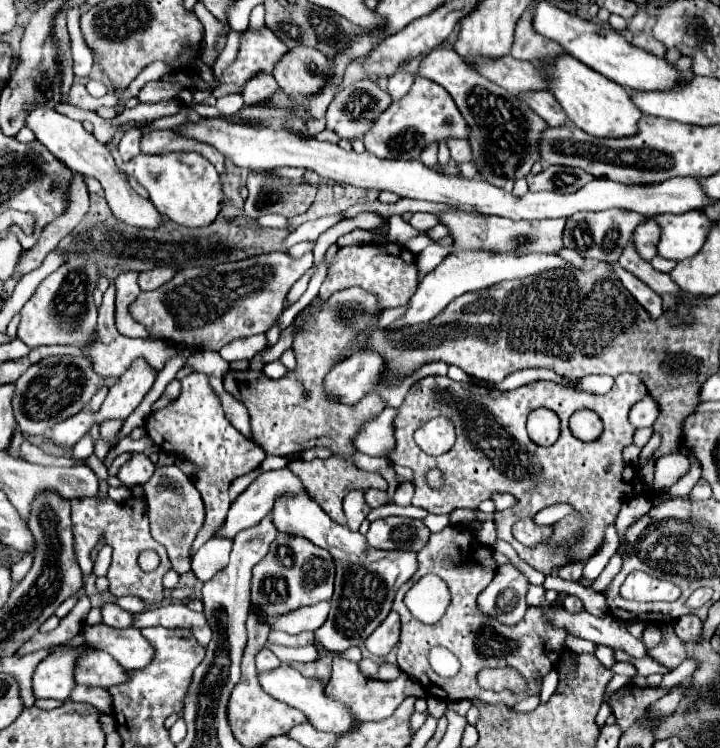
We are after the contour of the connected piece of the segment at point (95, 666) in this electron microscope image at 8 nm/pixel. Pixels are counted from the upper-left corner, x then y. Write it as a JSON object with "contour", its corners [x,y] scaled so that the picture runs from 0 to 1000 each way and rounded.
{"contour":[[[115,868],[107,878],[104,910],[126,918],[151,918],[165,916],[176,905],[174,894],[146,870],[138,868]]]}

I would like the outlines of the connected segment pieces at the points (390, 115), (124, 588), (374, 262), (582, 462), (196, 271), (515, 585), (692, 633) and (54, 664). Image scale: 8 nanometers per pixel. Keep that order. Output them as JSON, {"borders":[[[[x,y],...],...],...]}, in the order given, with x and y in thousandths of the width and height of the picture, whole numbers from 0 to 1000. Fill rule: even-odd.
{"borders":[[[[576,103],[574,119],[554,135],[524,156],[524,167],[504,183],[507,199],[532,213],[579,213],[590,197],[599,191],[618,191],[624,186],[651,189],[654,172],[646,164],[640,148],[635,146],[629,130],[607,111]]],[[[138,664],[107,667],[107,670],[99,670],[99,697],[101,697],[101,718],[104,718],[104,742],[107,742],[107,750],[110,750],[118,769],[129,763],[129,750],[124,747],[124,739],[132,731],[135,721],[143,715],[149,721],[149,729],[157,731],[157,753],[149,766],[151,790],[160,798],[171,798],[171,795],[196,798],[204,809],[226,803],[229,795],[226,795],[224,774],[226,774],[229,763],[238,761],[238,755],[235,755],[235,745],[232,745],[229,731],[221,729],[207,713],[201,667],[185,664],[174,672],[160,672],[151,664],[146,664],[146,667],[138,667]],[[199,734],[213,734],[224,745],[224,755],[213,766],[201,766],[190,755],[190,745]]],[[[513,325],[513,328],[474,330],[463,352],[457,354],[457,365],[446,381],[443,397],[451,402],[460,392],[471,386],[499,381],[526,397],[529,413],[563,408],[579,384],[579,354],[563,352],[563,338],[571,338],[571,336],[563,336],[563,330],[551,325]]],[[[875,499],[857,503],[851,520],[840,528],[796,523],[776,517],[768,509],[740,509],[715,523],[696,525],[688,517],[635,512],[624,504],[590,504],[574,515],[563,539],[554,544],[549,563],[551,600],[540,608],[540,614],[549,622],[560,622],[576,630],[574,675],[588,678],[596,686],[626,686],[635,678],[663,678],[671,667],[682,667],[682,662],[690,656],[715,662],[721,672],[710,680],[710,691],[701,691],[699,699],[690,699],[690,721],[704,723],[740,761],[763,769],[790,750],[815,750],[832,731],[838,707],[854,697],[854,686],[860,686],[863,672],[871,664],[926,656],[943,638],[957,630],[954,608],[932,606],[918,611],[913,616],[910,643],[901,648],[901,654],[896,654],[896,648],[890,648],[890,643],[882,638],[879,624],[865,619],[863,603],[879,592],[882,576],[882,571],[871,563],[871,552],[899,527],[892,509]],[[749,544],[760,544],[776,555],[779,582],[765,598],[749,598],[740,603],[740,590],[732,582],[729,563],[732,555]],[[804,547],[821,547],[838,560],[840,576],[835,587],[810,592],[793,582],[790,557]],[[610,555],[618,555],[629,563],[635,590],[618,608],[601,611],[588,604],[574,590],[574,576]],[[599,624],[610,624],[618,632],[618,648],[610,656],[596,654],[590,646],[590,632]],[[768,672],[790,672],[799,678],[801,689],[796,689],[796,694],[776,697],[760,729],[732,734],[713,718],[710,705],[715,702],[715,694],[743,691],[746,683]],[[804,707],[810,707],[810,713],[801,713]]],[[[382,336],[368,341],[343,344],[326,352],[307,352],[299,357],[263,357],[251,360],[235,378],[215,389],[199,389],[179,410],[179,418],[188,429],[199,432],[207,443],[207,451],[232,456],[251,464],[274,464],[276,469],[304,469],[324,453],[349,451],[357,445],[368,445],[382,426],[390,421],[396,397],[401,386],[418,373],[424,362],[435,354],[435,336],[426,336],[418,346],[407,346],[399,338]]],[[[710,753],[690,761],[685,777],[663,798],[663,811],[671,822],[688,825],[699,836],[715,836],[732,817],[729,787],[735,777]]],[[[949,822],[940,828],[938,833],[938,846],[943,849],[943,854],[949,857],[963,857],[963,852],[968,852],[968,846],[974,846],[974,828],[968,822]]],[[[71,873],[46,897],[46,929],[49,934],[96,934],[101,910],[104,873]]]]}

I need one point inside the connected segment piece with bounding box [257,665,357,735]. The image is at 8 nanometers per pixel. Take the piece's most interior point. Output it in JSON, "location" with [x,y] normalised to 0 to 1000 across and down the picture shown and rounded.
{"location":[396,914]}

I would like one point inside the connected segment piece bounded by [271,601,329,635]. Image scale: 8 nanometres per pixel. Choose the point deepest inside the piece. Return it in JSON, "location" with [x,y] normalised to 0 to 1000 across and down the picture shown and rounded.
{"location":[431,826]}

